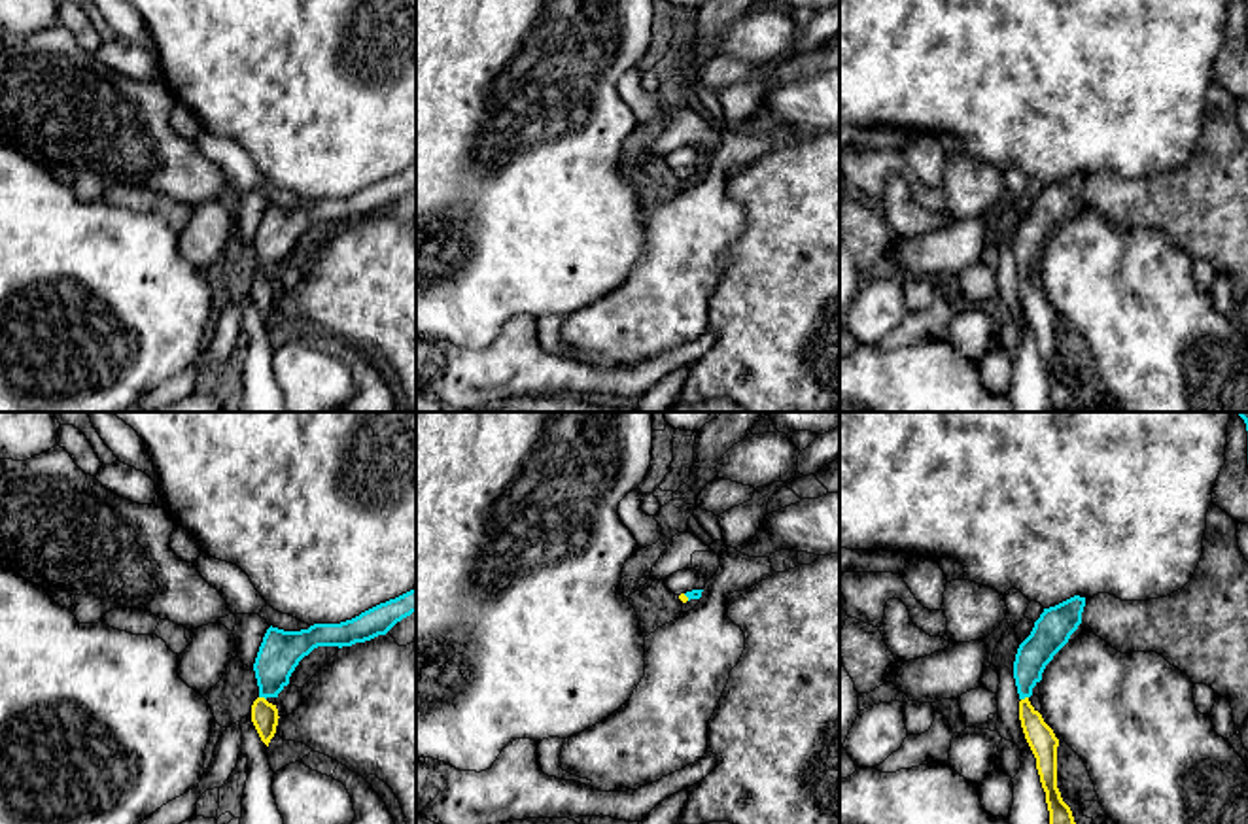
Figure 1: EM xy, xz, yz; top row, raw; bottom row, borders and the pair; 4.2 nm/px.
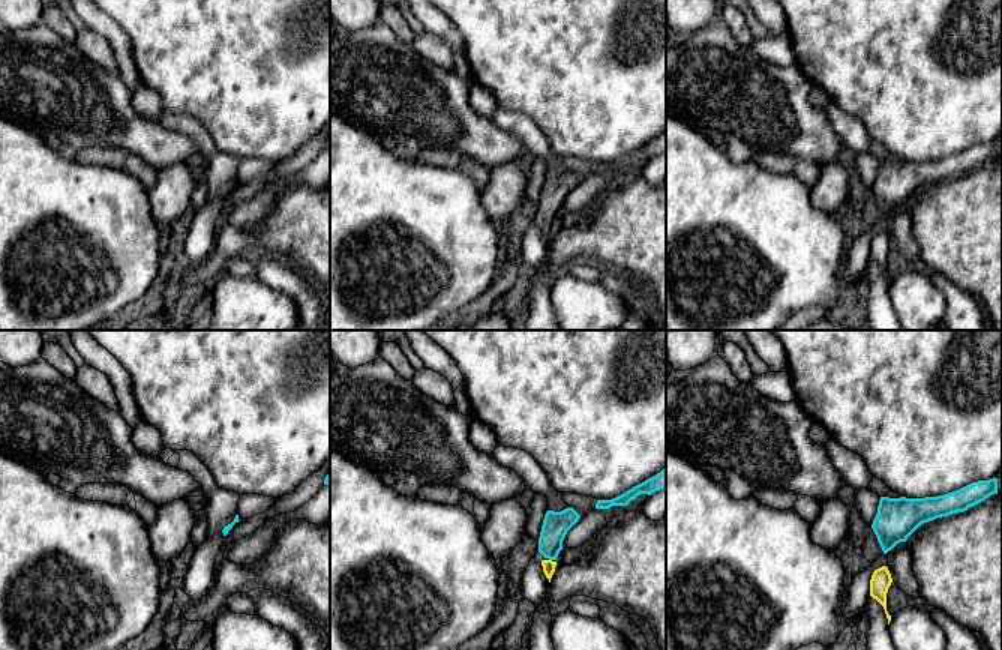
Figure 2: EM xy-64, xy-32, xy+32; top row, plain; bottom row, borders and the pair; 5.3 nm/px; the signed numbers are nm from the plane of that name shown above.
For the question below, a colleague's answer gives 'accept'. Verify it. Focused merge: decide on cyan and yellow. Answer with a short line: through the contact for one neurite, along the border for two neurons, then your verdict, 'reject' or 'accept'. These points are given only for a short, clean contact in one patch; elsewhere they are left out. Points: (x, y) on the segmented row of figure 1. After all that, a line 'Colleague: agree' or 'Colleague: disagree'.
line xy (280, 651), (263, 696), (265, 717); accept
Colleague: agree

